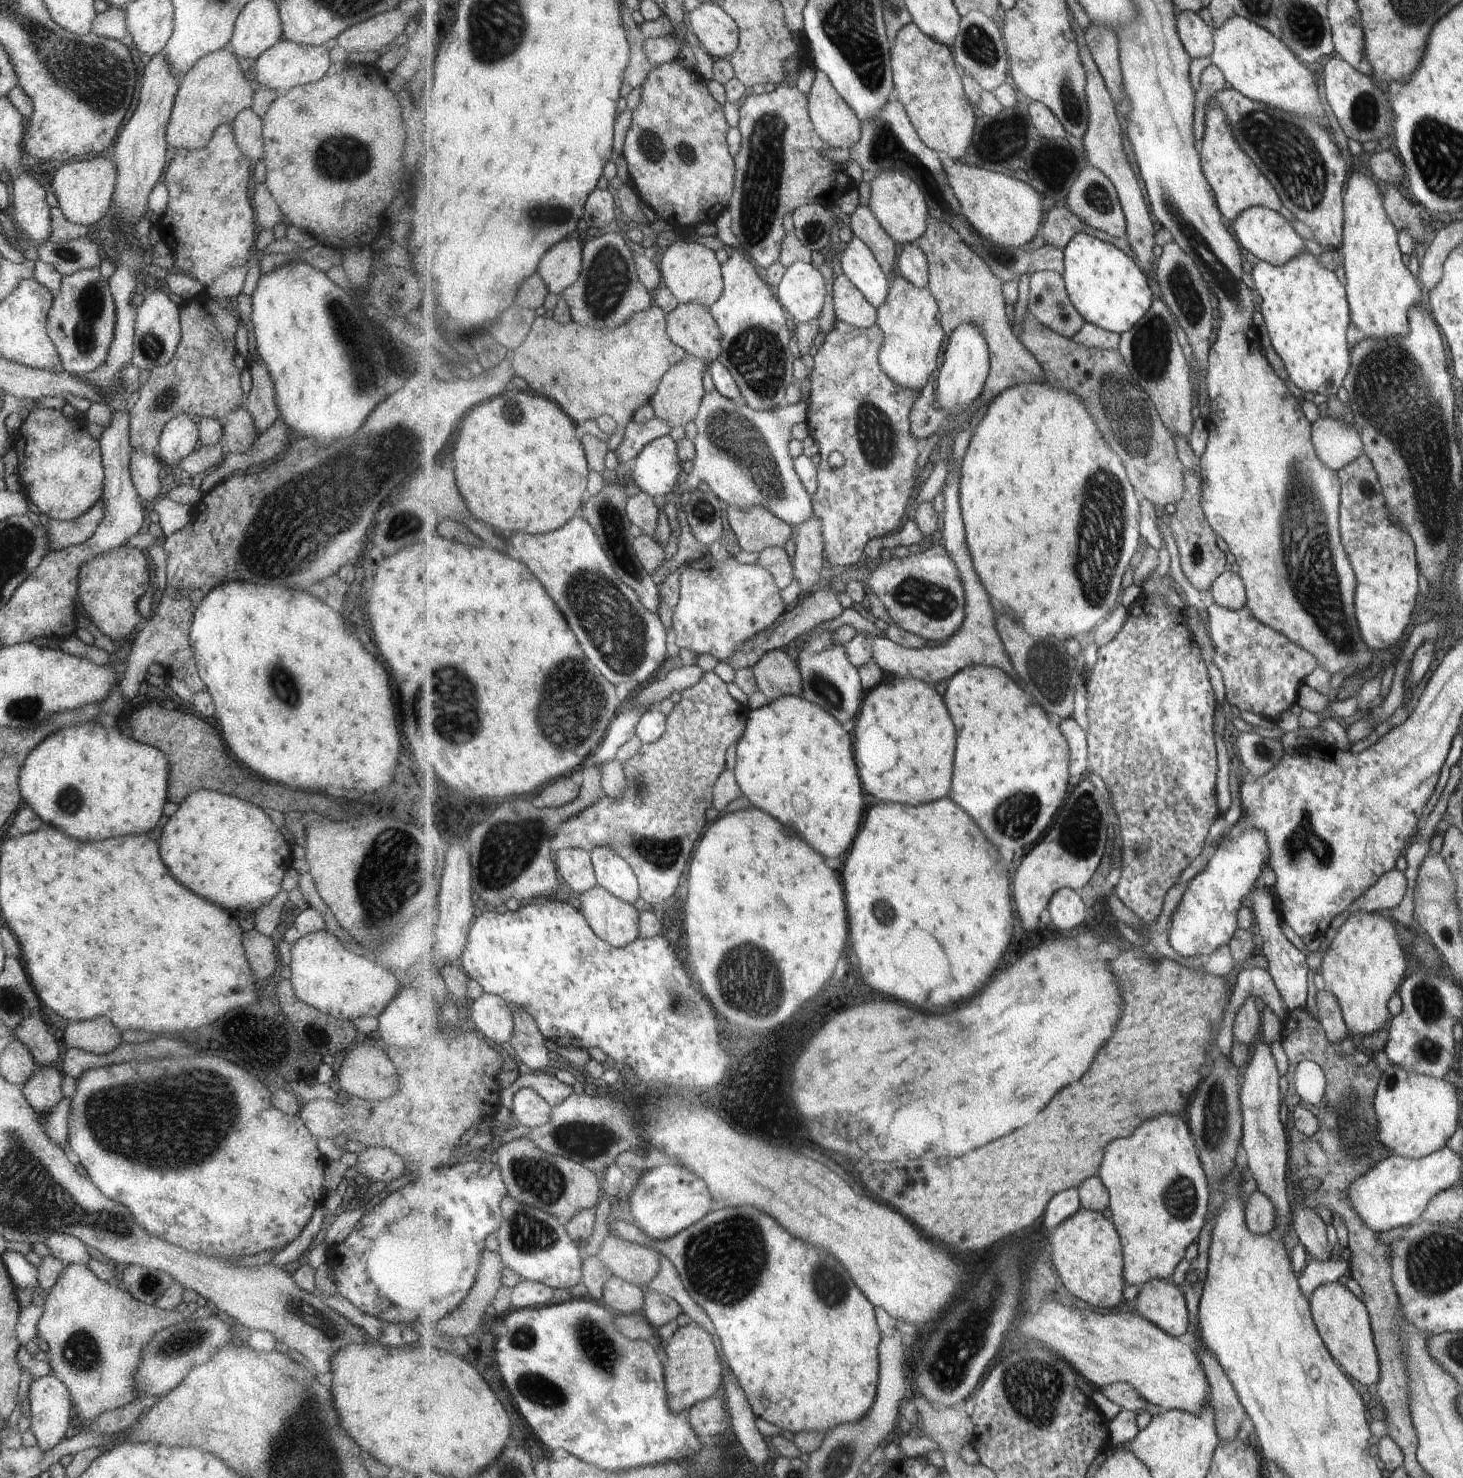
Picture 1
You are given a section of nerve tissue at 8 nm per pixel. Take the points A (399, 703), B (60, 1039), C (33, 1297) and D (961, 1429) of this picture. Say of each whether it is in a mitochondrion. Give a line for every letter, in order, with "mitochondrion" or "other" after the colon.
A: other
B: other
C: other
D: other

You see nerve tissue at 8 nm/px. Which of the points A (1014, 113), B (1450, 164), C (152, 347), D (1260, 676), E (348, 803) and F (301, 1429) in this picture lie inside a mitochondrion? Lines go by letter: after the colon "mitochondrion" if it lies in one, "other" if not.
A: other
B: mitochondrion
C: mitochondrion
D: mitochondrion
E: other
F: mitochondrion

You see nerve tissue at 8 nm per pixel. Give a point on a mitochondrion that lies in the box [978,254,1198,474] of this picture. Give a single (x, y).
(1129, 414)

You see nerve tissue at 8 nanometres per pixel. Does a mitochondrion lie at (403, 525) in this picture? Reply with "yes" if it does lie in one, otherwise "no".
yes

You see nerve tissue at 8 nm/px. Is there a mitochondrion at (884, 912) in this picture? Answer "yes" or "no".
yes

